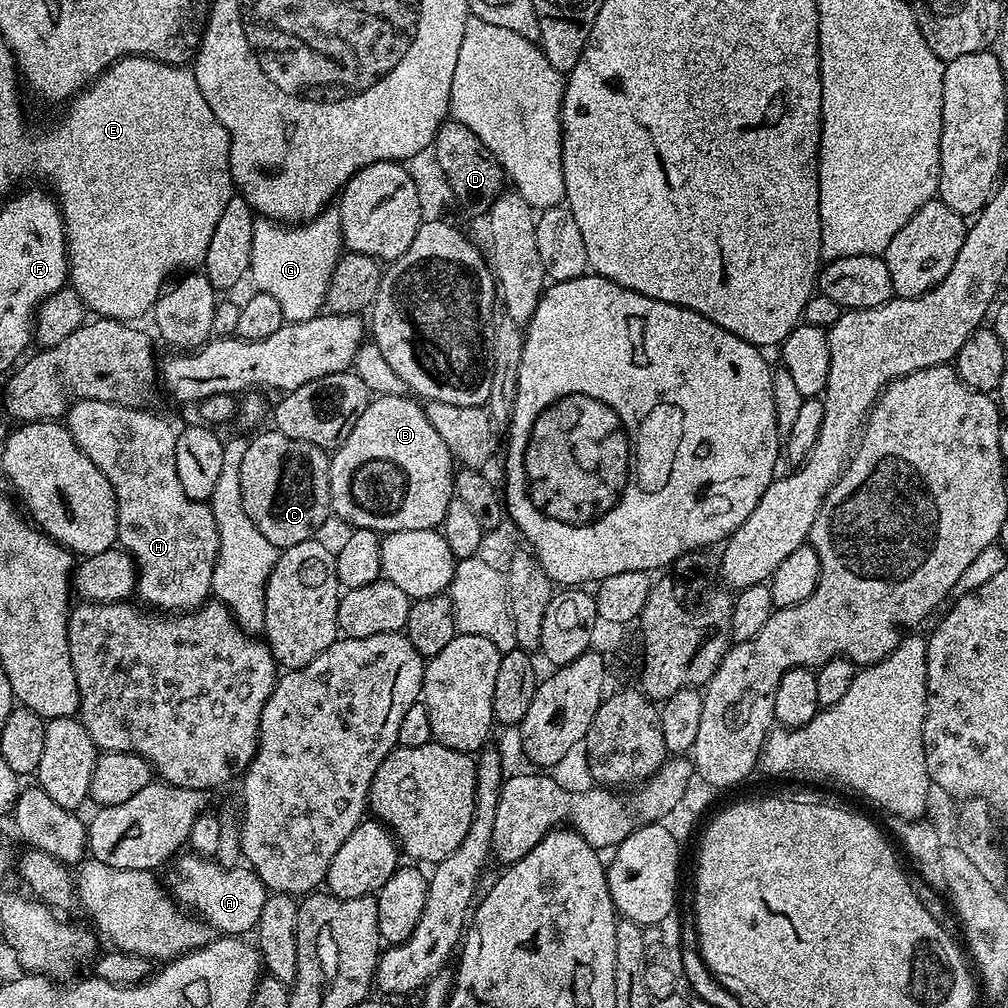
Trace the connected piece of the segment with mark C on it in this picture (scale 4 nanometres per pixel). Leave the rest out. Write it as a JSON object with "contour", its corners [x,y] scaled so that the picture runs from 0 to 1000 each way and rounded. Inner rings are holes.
{"contour":[[[267,427],[255,428],[244,442],[244,454],[240,454],[240,502],[248,510],[248,518],[260,526],[260,534],[279,546],[292,542],[296,538],[311,535],[319,518],[327,515],[329,499],[327,498],[327,474],[325,462],[327,452],[322,445],[308,438],[296,438],[284,435],[284,431]]]}

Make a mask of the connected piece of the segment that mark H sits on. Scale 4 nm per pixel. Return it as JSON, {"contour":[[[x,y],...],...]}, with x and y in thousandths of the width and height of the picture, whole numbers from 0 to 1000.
{"contour":[[[76,397],[65,410],[65,424],[81,450],[105,470],[105,478],[109,478],[113,486],[117,510],[115,534],[118,543],[130,550],[135,559],[134,590],[140,591],[144,600],[152,599],[147,600],[152,604],[167,609],[187,609],[199,602],[210,587],[216,524],[212,522],[209,499],[185,494],[185,486],[181,486],[181,478],[177,478],[177,462],[173,458],[176,426],[147,408],[100,397]]]}

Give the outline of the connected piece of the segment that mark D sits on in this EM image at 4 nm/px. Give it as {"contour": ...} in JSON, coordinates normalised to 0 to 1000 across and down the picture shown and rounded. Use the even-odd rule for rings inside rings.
{"contour":[[[444,117],[437,123],[433,131],[429,150],[438,171],[441,172],[451,201],[454,200],[468,210],[478,212],[485,209],[489,200],[500,188],[502,173],[478,139],[464,125]]]}

